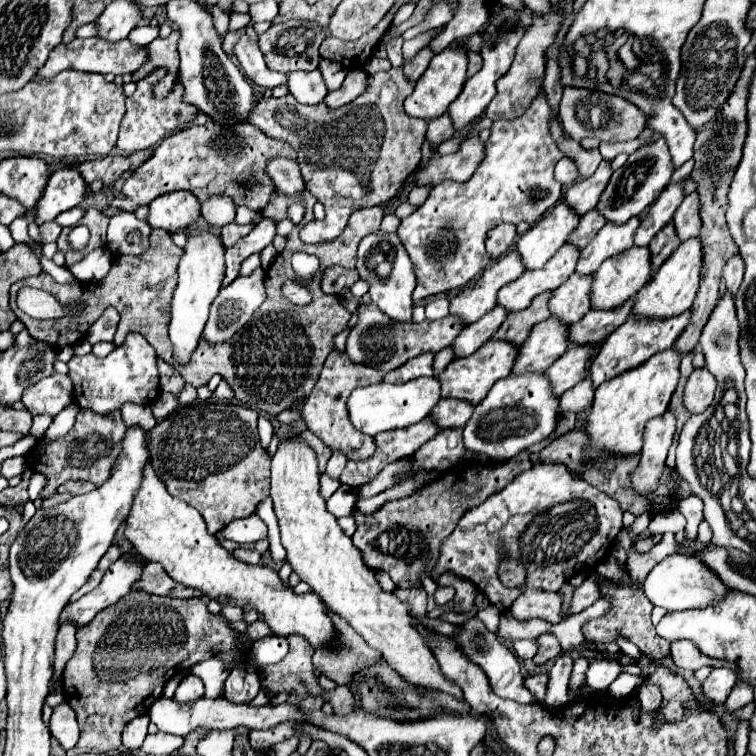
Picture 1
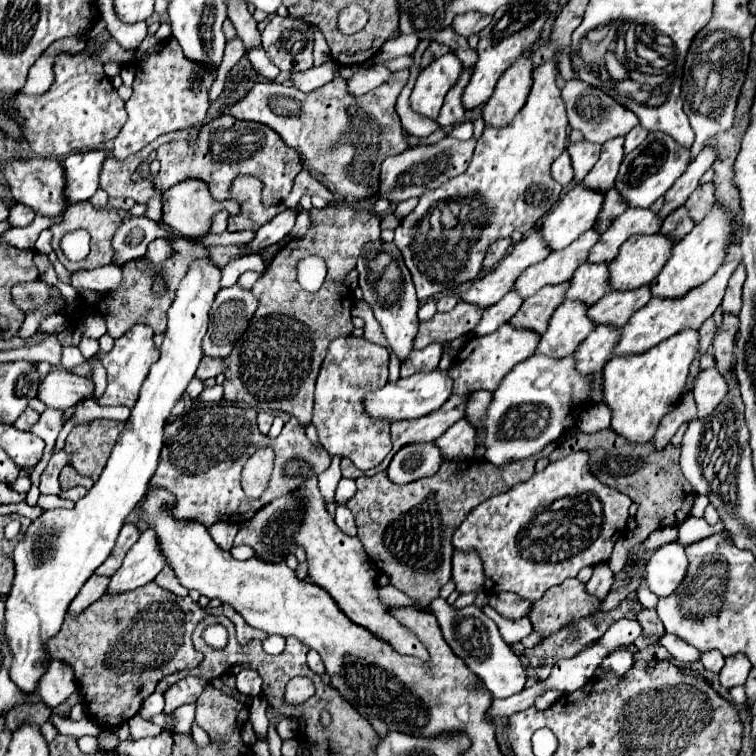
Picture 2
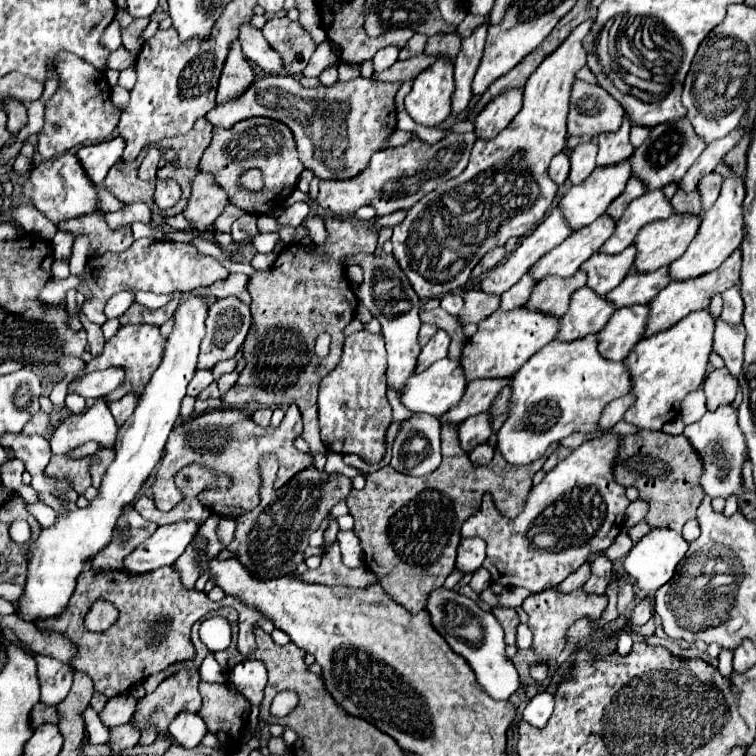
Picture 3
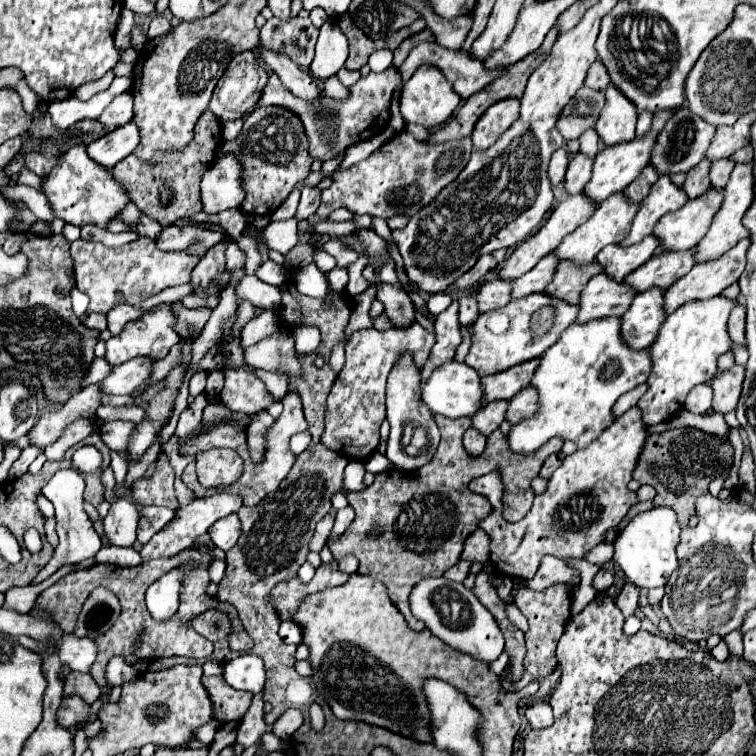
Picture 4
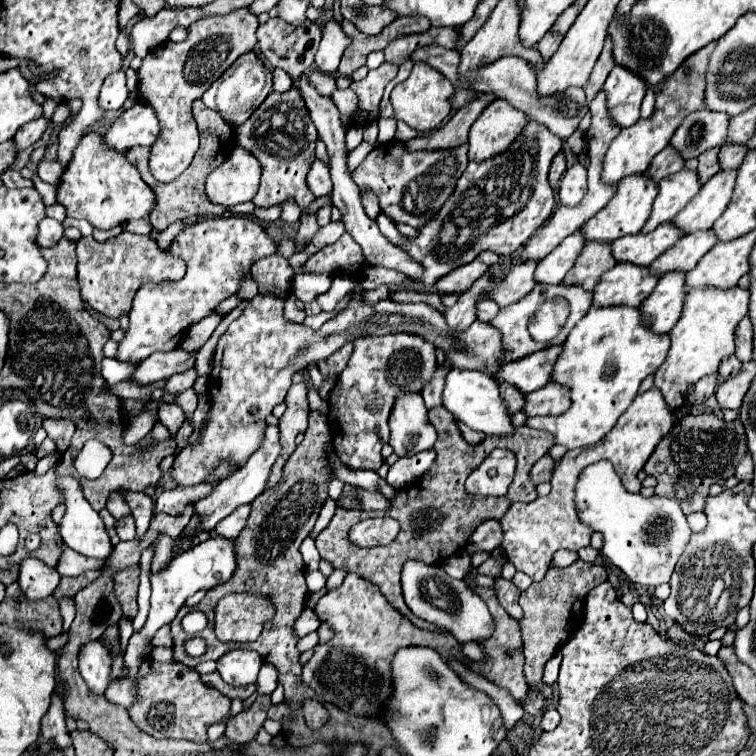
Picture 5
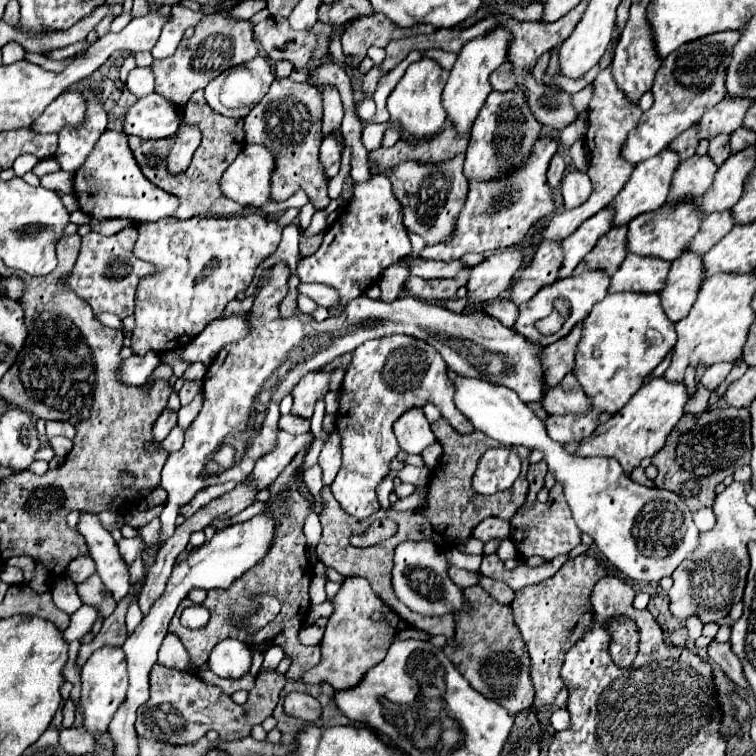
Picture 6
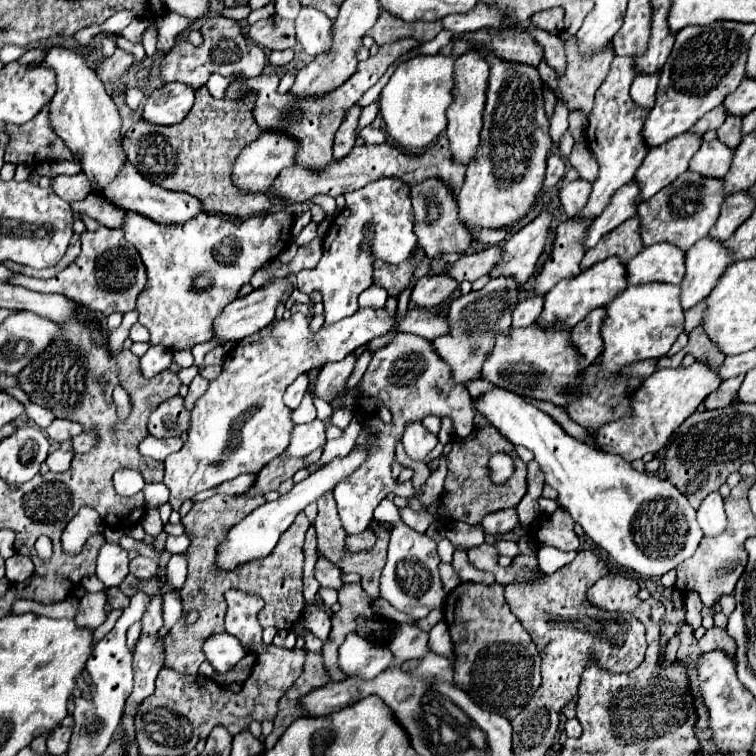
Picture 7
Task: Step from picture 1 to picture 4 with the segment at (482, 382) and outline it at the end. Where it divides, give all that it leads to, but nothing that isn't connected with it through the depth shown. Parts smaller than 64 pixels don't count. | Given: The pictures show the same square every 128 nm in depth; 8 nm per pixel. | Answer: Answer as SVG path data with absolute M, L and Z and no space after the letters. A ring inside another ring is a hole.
M544 292L540 294L530 294L530 296L524 296L524 298L518 298L518 300L512 300L508 306L502 308L502 312L510 318L510 326L506 332L502 334L494 334L486 322L490 318L490 314L482 314L480 320L472 326L472 346L470 346L470 352L466 356L466 364L472 366L480 376L488 376L488 374L496 374L500 370L506 370L514 364L522 364L526 360L532 360L532 358L538 358L540 354L544 354L558 338L560 334L576 322L576 316L578 316L578 304L568 304L564 300L556 300ZM542 306L554 306L556 308L556 320L554 320L554 326L548 334L544 336L534 336L530 332L530 316L532 312L536 312L538 308Z

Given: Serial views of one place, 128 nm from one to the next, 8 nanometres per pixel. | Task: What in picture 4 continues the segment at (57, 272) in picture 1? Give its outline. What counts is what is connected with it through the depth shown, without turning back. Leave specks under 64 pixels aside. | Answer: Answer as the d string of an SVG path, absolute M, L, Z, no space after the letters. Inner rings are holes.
M244 276L236 288L242 300L250 300L258 308L278 310L282 304L282 290L278 286L262 282L258 276ZM193 294L187 295L181 300L181 303L186 307L190 309L196 309L196 308L202 308L207 307L213 310L218 304L219 299L218 298L200 298L197 296L194 296Z

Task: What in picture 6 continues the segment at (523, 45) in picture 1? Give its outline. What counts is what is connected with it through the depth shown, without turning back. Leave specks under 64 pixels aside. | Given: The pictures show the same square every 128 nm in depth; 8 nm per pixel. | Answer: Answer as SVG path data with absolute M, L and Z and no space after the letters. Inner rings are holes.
M522 84L514 86L508 92L492 90L470 132L470 144L464 160L464 176L468 180L488 182L518 172L534 152L534 144L540 138L540 132L542 124L528 106L526 90Z

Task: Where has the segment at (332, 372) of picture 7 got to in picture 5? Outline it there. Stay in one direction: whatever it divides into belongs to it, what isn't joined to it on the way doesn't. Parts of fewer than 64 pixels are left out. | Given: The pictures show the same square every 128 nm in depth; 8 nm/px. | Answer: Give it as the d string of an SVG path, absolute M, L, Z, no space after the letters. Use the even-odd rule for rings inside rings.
M304 382L294 384L288 394L286 394L286 412L280 418L280 436L282 436L282 448L284 452L280 454L280 460L276 460L274 468L272 468L272 476L268 480L268 488L272 488L282 474L282 466L288 460L288 456L294 452L296 448L296 434L304 432L308 426L308 388Z

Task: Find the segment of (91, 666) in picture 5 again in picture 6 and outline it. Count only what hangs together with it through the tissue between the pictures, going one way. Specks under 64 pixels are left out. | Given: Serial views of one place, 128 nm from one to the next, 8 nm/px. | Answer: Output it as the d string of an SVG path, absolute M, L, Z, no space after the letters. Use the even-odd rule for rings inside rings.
M102 646L98 648L82 668L82 694L78 700L78 710L84 716L84 728L94 736L102 736L108 732L108 724L120 704L126 698L128 690L128 664L122 646Z

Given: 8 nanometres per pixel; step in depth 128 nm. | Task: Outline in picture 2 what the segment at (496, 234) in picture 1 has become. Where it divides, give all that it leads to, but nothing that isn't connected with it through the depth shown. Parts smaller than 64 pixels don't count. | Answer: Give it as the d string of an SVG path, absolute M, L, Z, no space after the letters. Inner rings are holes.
M504 238L504 240L498 240L498 242L494 242L492 246L490 246L490 250L488 250L488 256L484 258L484 264L482 264L482 270L486 272L486 270L490 270L498 260L502 260L504 256L506 256L506 252L508 252L508 248L510 248L510 238Z

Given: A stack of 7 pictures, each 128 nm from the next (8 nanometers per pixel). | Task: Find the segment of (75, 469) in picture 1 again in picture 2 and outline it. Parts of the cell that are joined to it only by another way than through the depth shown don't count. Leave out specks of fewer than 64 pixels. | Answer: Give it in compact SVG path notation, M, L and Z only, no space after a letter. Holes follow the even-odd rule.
M92 420L88 424L76 426L66 438L66 452L72 452L72 466L78 474L98 480L108 456L120 436L124 422L114 420Z

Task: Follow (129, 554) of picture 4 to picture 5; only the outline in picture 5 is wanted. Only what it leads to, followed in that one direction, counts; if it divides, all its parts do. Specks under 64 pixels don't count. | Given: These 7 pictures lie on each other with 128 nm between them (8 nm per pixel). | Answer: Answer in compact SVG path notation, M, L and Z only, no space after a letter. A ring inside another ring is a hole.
M210 536L206 542L200 542L196 544L194 548L178 554L166 570L158 572L158 574L150 574L150 580L152 580L152 608L150 608L150 614L148 614L148 620L146 624L142 626L142 630L134 632L128 646L126 646L126 654L124 654L124 668L126 668L126 676L124 678L118 678L110 684L108 692L106 692L106 698L112 702L112 704L118 704L122 708L130 708L134 702L136 702L136 678L138 678L138 670L142 666L142 662L148 658L146 654L146 648L152 648L152 638L154 634L170 624L178 610L182 608L182 604L186 602L186 598L190 598L192 594L196 594L198 590L210 590L210 588L216 588L218 584L224 584L228 582L234 572L236 572L236 550L234 550L234 538L224 538L224 536Z

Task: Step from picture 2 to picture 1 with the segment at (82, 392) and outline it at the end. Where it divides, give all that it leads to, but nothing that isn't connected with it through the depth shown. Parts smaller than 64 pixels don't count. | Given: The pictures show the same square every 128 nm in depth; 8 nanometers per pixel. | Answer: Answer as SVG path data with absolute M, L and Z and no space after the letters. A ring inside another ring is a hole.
M52 374L48 378L42 378L38 384L28 388L24 392L22 402L26 408L36 416L36 414L48 414L56 416L62 408L72 404L74 388L72 380L68 380L66 374Z

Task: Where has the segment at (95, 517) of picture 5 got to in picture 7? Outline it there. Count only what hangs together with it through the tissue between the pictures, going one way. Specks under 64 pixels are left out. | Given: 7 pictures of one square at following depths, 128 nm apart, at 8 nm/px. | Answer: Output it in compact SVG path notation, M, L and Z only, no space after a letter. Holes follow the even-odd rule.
M106 542L100 548L96 576L104 582L106 588L118 586L128 574L128 562L130 562L128 552L124 548L120 548L120 544Z

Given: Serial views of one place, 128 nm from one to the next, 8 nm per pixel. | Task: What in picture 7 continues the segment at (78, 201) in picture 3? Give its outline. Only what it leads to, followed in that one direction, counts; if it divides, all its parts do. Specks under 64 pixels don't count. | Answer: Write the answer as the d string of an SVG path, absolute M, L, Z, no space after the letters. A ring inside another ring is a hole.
M128 164L128 168L124 168L124 172L120 172L120 176L104 190L100 192L106 196L108 202L114 202L116 206L128 208L132 212L140 212L160 224L184 224L192 218L196 218L198 214L204 212L202 202L196 196L190 196L186 192L172 192L172 190L164 190L160 186L154 186L152 182L144 180L134 168L132 164Z

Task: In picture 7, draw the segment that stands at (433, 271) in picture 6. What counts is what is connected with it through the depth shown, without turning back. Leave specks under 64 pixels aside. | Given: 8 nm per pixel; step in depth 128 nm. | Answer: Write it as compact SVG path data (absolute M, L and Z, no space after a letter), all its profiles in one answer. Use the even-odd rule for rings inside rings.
M488 246L480 252L472 252L472 254L464 254L458 262L448 266L448 276L452 276L454 280L462 282L462 280L470 280L474 282L480 276L488 276L492 272L492 268L504 258L504 248L502 246Z

